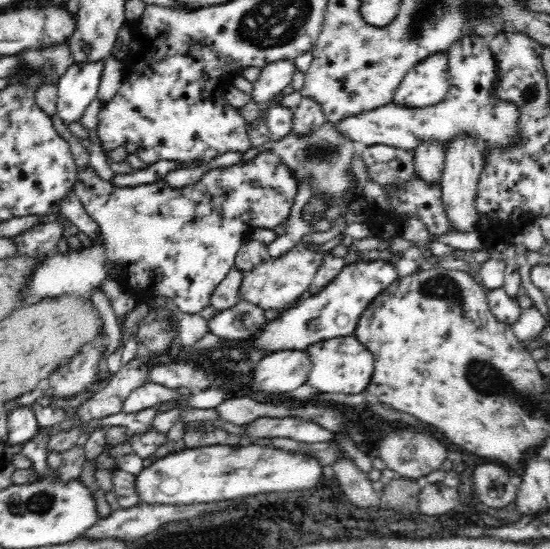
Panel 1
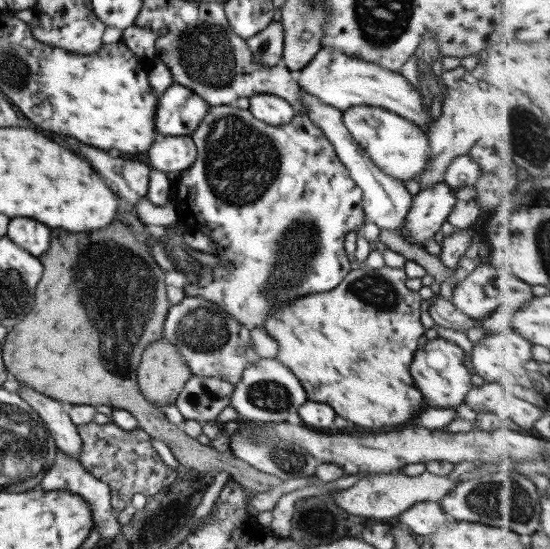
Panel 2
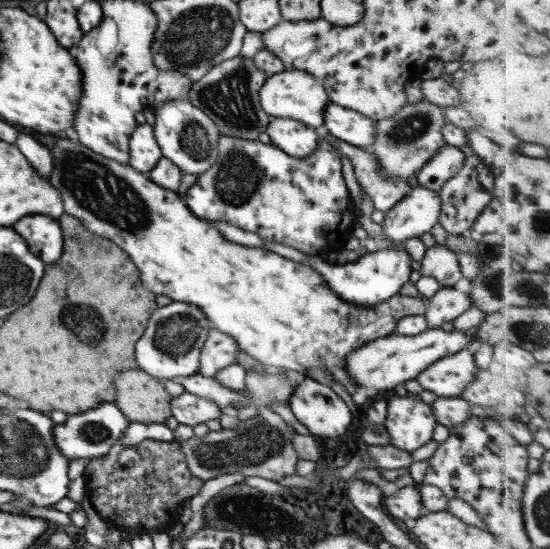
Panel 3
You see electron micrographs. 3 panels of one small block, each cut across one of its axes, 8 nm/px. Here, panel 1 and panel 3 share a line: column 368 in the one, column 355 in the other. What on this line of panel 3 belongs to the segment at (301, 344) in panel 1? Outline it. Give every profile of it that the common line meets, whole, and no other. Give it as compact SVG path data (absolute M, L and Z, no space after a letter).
M395 242L392 247L365 253L363 256L359 256L358 260L342 265L328 263L321 255L308 256L308 265L323 277L327 286L341 302L361 306L361 308L375 306L398 294L399 288L408 281L409 274L411 274L412 269L409 264L411 264L409 255L401 247L401 243Z

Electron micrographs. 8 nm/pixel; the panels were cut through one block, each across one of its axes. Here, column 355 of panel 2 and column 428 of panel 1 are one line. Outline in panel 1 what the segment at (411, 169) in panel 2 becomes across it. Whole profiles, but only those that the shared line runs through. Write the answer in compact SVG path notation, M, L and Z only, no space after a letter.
M468 35L456 40L445 53L449 66L449 89L445 99L434 106L413 109L394 102L340 120L336 127L346 138L364 146L383 144L398 150L416 150L424 142L439 142L443 150L454 138L471 136L484 147L485 154L494 148L514 148L520 144L520 108L514 101L502 101L496 95L498 68L496 57L486 39Z

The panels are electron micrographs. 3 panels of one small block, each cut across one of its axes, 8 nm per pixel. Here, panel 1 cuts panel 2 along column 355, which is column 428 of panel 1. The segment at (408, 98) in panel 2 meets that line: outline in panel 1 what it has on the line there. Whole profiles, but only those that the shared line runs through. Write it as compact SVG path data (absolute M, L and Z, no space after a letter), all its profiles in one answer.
M432 54L412 67L396 88L393 102L419 109L442 102L449 89L447 56Z

